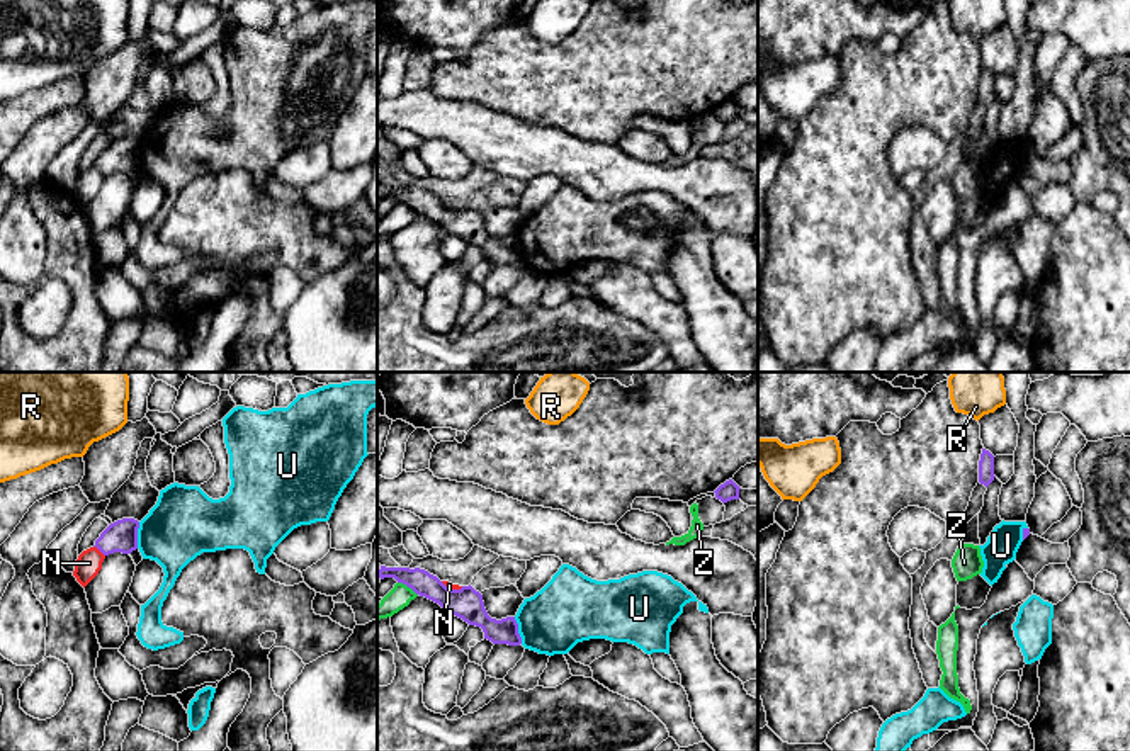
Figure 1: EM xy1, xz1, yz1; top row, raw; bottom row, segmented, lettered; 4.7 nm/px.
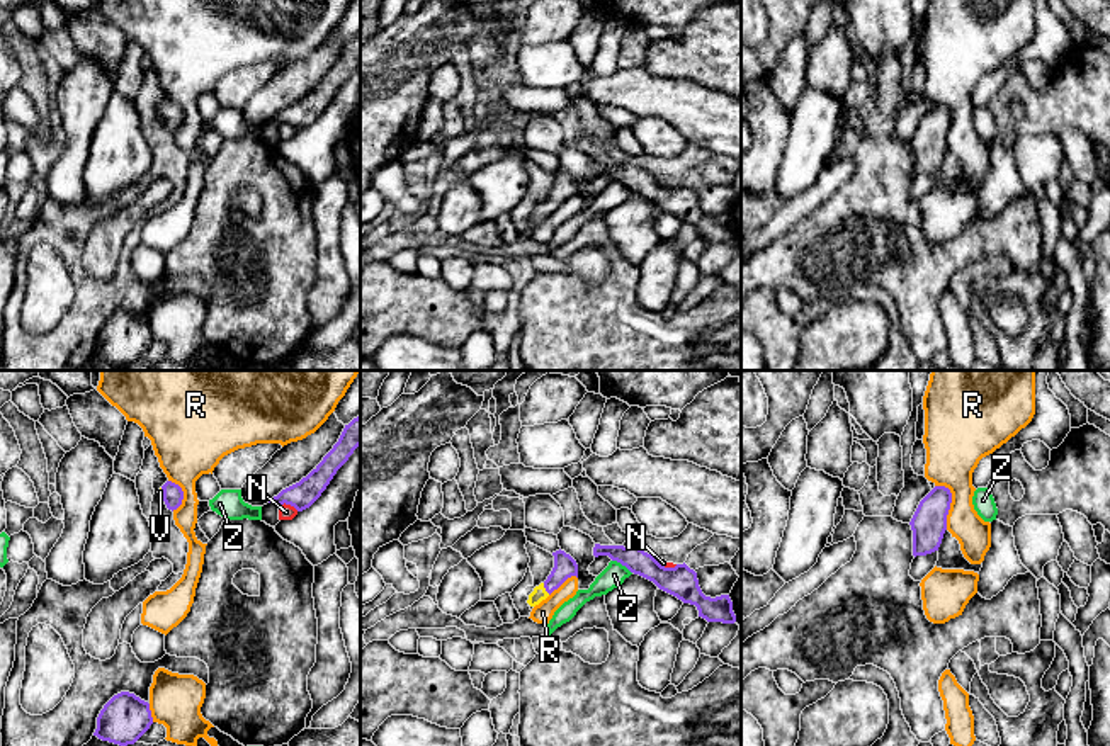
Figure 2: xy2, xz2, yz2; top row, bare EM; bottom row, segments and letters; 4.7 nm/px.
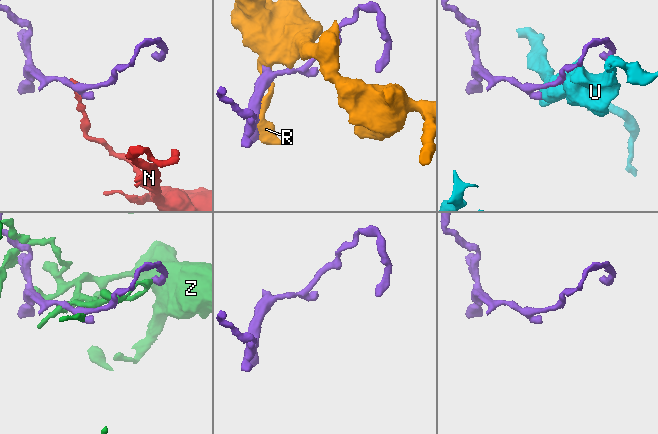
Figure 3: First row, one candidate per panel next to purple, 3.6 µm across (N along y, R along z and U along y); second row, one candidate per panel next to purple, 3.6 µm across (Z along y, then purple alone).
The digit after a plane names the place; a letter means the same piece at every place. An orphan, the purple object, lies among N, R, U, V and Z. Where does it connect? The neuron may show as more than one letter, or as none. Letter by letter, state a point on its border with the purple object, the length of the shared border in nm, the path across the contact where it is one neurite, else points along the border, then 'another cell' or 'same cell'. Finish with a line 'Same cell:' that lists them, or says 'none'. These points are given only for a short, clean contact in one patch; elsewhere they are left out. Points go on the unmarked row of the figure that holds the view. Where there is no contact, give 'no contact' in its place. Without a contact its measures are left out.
N: contact xy2 (289, 123); length 100 nm; border xy2 (279, 123), (289, 123), (298, 129); another cell
R: contact yz2 (951, 121); length 220 nm; another cell
U: contact xy1 (136, 155); length 130 nm; another cell
V: contact xz2 (544, 206); length 70 nm; way xz2 (565, 186), (544, 206), (539, 213); same cell
Z: contact xz1 (408, 206); length 120 nm; another cell
Same cell: V

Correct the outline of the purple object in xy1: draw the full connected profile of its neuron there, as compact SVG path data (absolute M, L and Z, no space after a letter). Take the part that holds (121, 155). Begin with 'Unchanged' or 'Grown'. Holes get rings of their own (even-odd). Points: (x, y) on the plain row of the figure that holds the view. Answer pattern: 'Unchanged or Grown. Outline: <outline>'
Unchanged. Outline: M134 138L117 139L100 153L93 167L104 175L114 172L131 173L138 168L138 148L139 141Z

